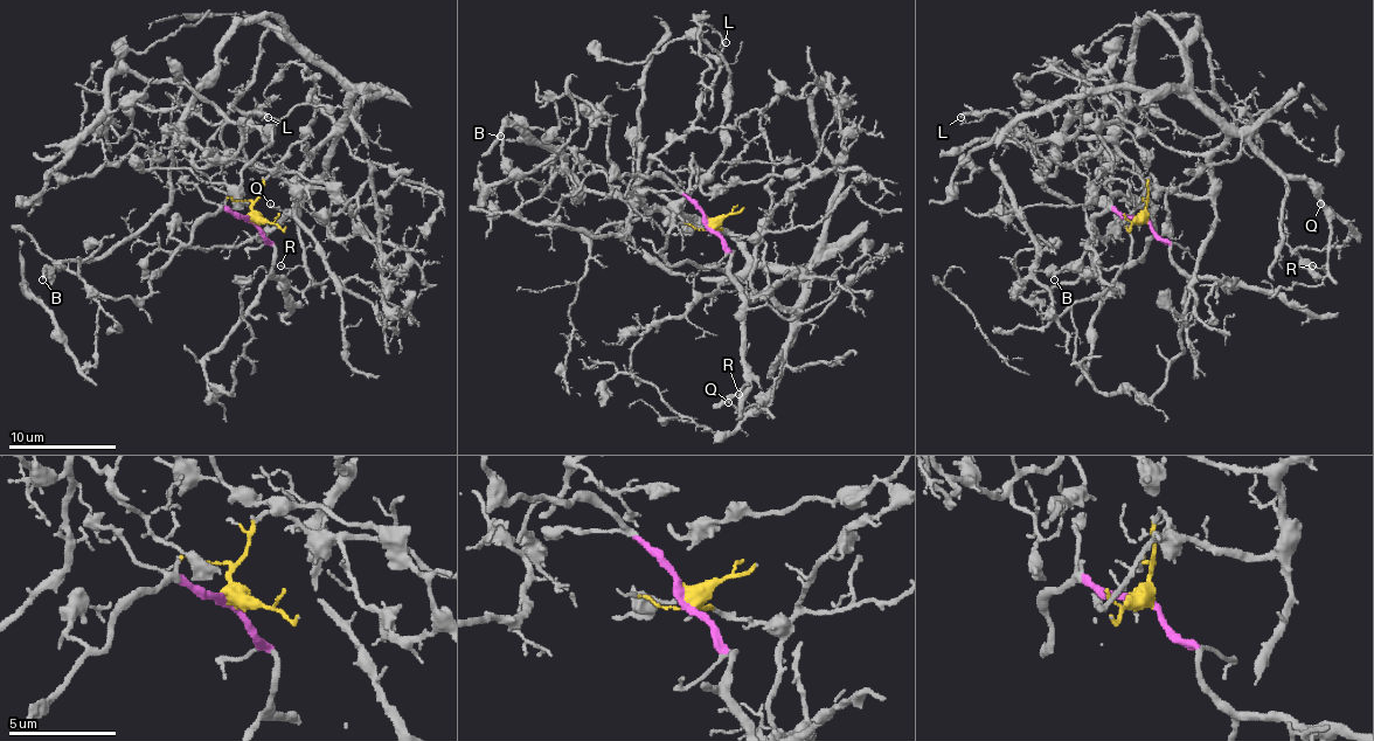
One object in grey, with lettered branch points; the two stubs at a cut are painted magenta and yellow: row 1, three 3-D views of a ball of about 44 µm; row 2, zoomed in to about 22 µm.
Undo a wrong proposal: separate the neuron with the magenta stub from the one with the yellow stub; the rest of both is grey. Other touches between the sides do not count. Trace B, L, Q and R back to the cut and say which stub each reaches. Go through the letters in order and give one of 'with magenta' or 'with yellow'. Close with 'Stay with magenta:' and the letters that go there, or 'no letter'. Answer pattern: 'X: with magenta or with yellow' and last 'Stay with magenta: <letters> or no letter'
B: with yellow
L: with yellow
Q: with yellow
R: with yellow
Stay with magenta: no letter

